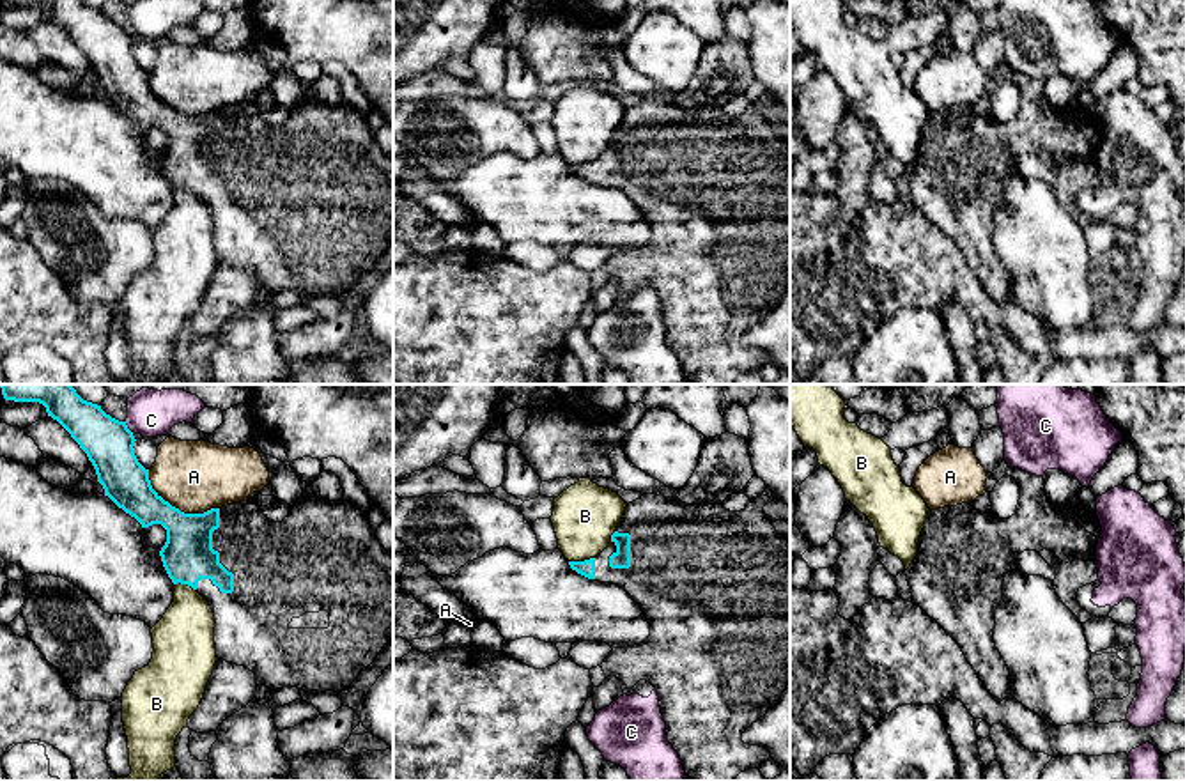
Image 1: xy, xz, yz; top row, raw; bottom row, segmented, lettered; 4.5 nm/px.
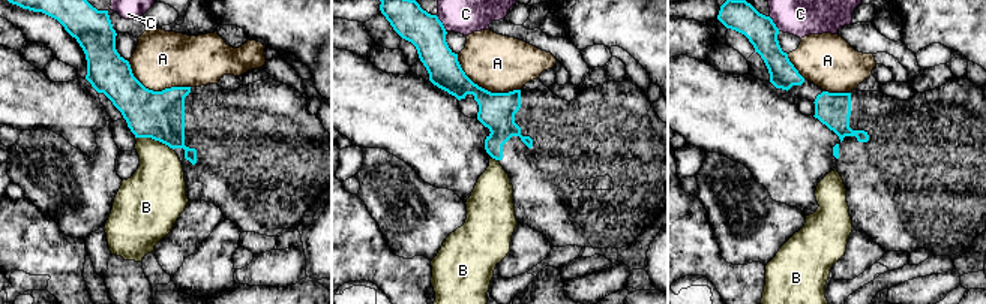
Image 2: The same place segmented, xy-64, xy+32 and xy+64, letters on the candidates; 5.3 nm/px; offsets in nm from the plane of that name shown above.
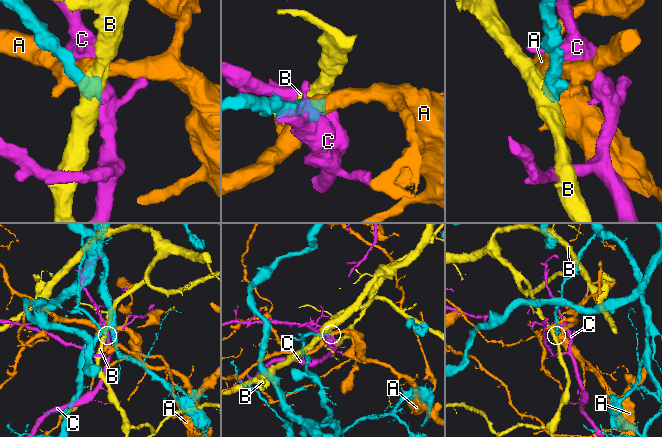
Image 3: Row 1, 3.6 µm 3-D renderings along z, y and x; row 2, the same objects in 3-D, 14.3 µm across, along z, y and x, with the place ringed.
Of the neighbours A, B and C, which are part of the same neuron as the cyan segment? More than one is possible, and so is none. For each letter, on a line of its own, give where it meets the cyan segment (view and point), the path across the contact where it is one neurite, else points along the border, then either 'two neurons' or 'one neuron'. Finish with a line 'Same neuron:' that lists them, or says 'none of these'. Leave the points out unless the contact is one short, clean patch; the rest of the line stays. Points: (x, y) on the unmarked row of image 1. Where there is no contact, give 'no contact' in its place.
A: contact xy (178, 112); two neurons
B: contact xz (581, 165); border xz (594, 160), (583, 165), (569, 165); two neurons
C: contact xy (126, 30); border xy (124, 25), (133, 36); two neurons
Same neuron: none of these

